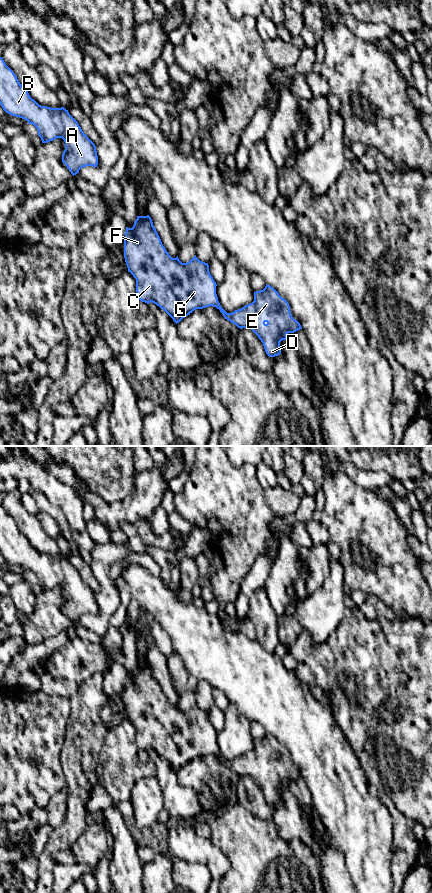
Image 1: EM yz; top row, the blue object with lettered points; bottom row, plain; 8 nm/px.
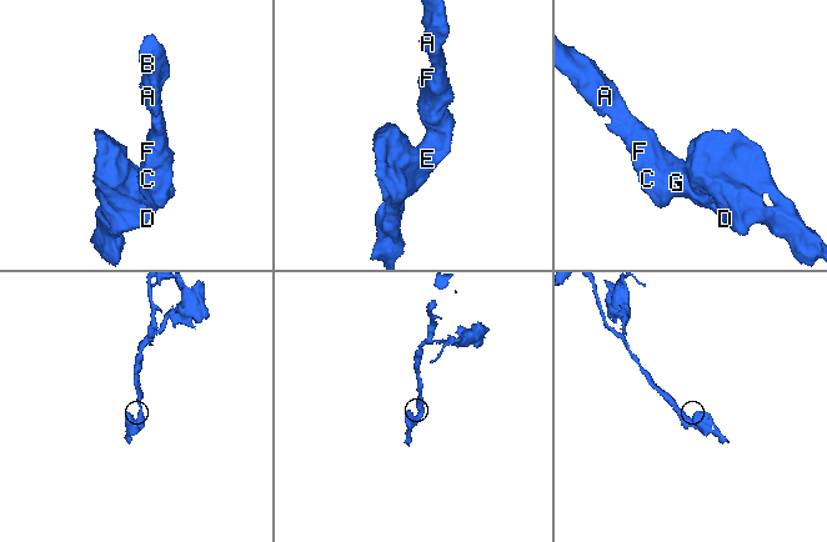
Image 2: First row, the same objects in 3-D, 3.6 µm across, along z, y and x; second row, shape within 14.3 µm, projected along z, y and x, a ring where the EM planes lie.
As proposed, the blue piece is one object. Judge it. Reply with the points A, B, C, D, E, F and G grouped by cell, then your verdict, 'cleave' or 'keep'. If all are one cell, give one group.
A B C D E F G; keep

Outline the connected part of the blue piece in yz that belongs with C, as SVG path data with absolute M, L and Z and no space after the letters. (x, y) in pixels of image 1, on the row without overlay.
M149 663L137 664L133 675L126 675L124 686L124 706L128 720L130 720L136 727L136 740L138 747L147 752L150 750L156 752L163 757L176 772L196 757L203 757L209 754L216 755L220 758L225 767L235 772L238 776L251 777L263 791L265 800L269 805L275 805L281 802L280 790L282 788L287 788L288 781L294 781L302 777L300 771L291 764L289 751L282 746L273 735L267 732L263 738L254 740L254 749L252 751L245 753L241 757L235 758L232 761L227 761L218 749L216 742L217 732L209 720L208 711L200 709L196 703L187 711L182 711L178 704L172 706L163 694Z

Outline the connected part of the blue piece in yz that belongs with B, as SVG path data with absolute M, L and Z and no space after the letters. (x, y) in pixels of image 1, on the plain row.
M0 505L0 553L6 561L33 572L42 591L62 586L65 590L62 610L73 624L83 615L97 615L95 592L82 579L68 558L64 555L51 556L39 553L30 545L2 505Z

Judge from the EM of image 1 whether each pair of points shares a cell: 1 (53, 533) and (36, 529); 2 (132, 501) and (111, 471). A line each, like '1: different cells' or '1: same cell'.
1: different cells
2: different cells

